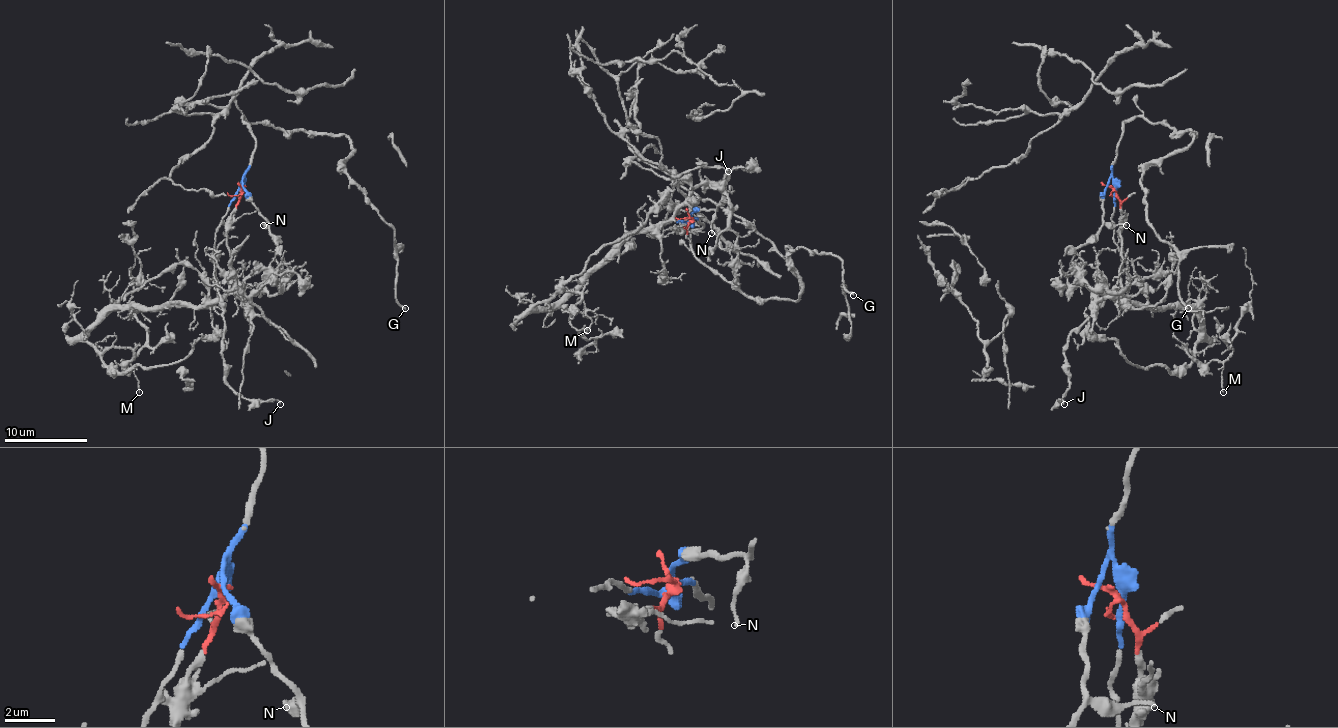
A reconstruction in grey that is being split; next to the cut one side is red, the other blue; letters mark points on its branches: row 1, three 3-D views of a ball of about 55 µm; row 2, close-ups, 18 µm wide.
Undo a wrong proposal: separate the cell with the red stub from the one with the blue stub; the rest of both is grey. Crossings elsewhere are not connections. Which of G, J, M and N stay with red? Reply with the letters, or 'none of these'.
M

